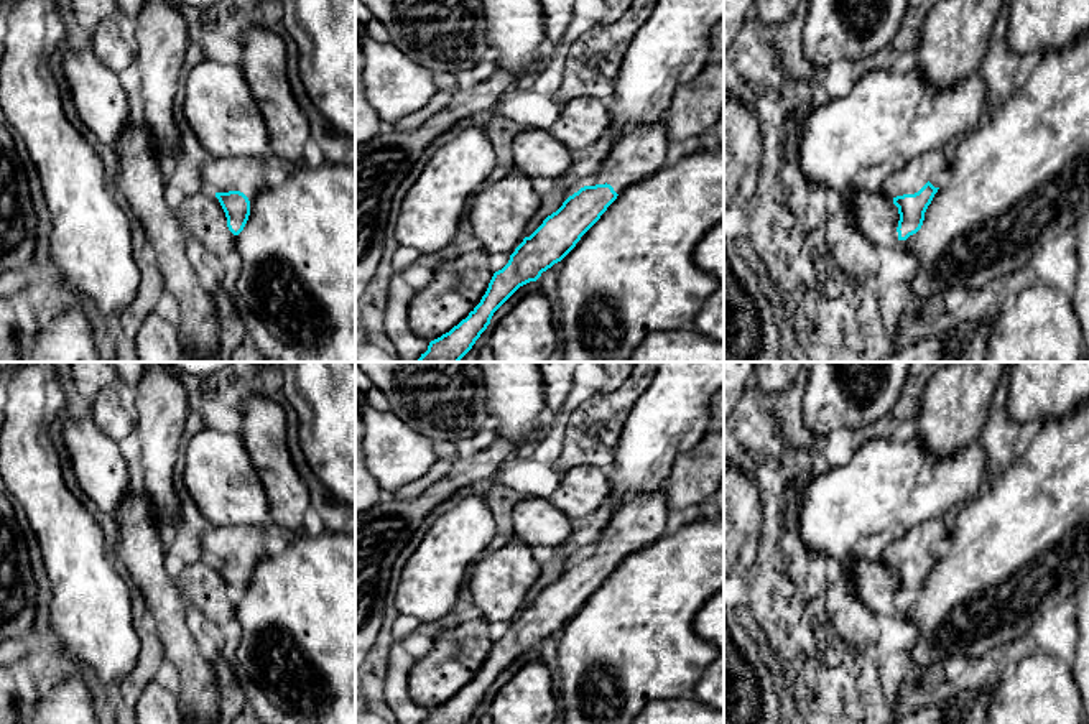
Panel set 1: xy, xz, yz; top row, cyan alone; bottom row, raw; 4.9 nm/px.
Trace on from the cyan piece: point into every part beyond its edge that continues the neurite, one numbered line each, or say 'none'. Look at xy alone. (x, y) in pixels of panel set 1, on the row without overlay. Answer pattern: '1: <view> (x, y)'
1: xy (201, 583)

